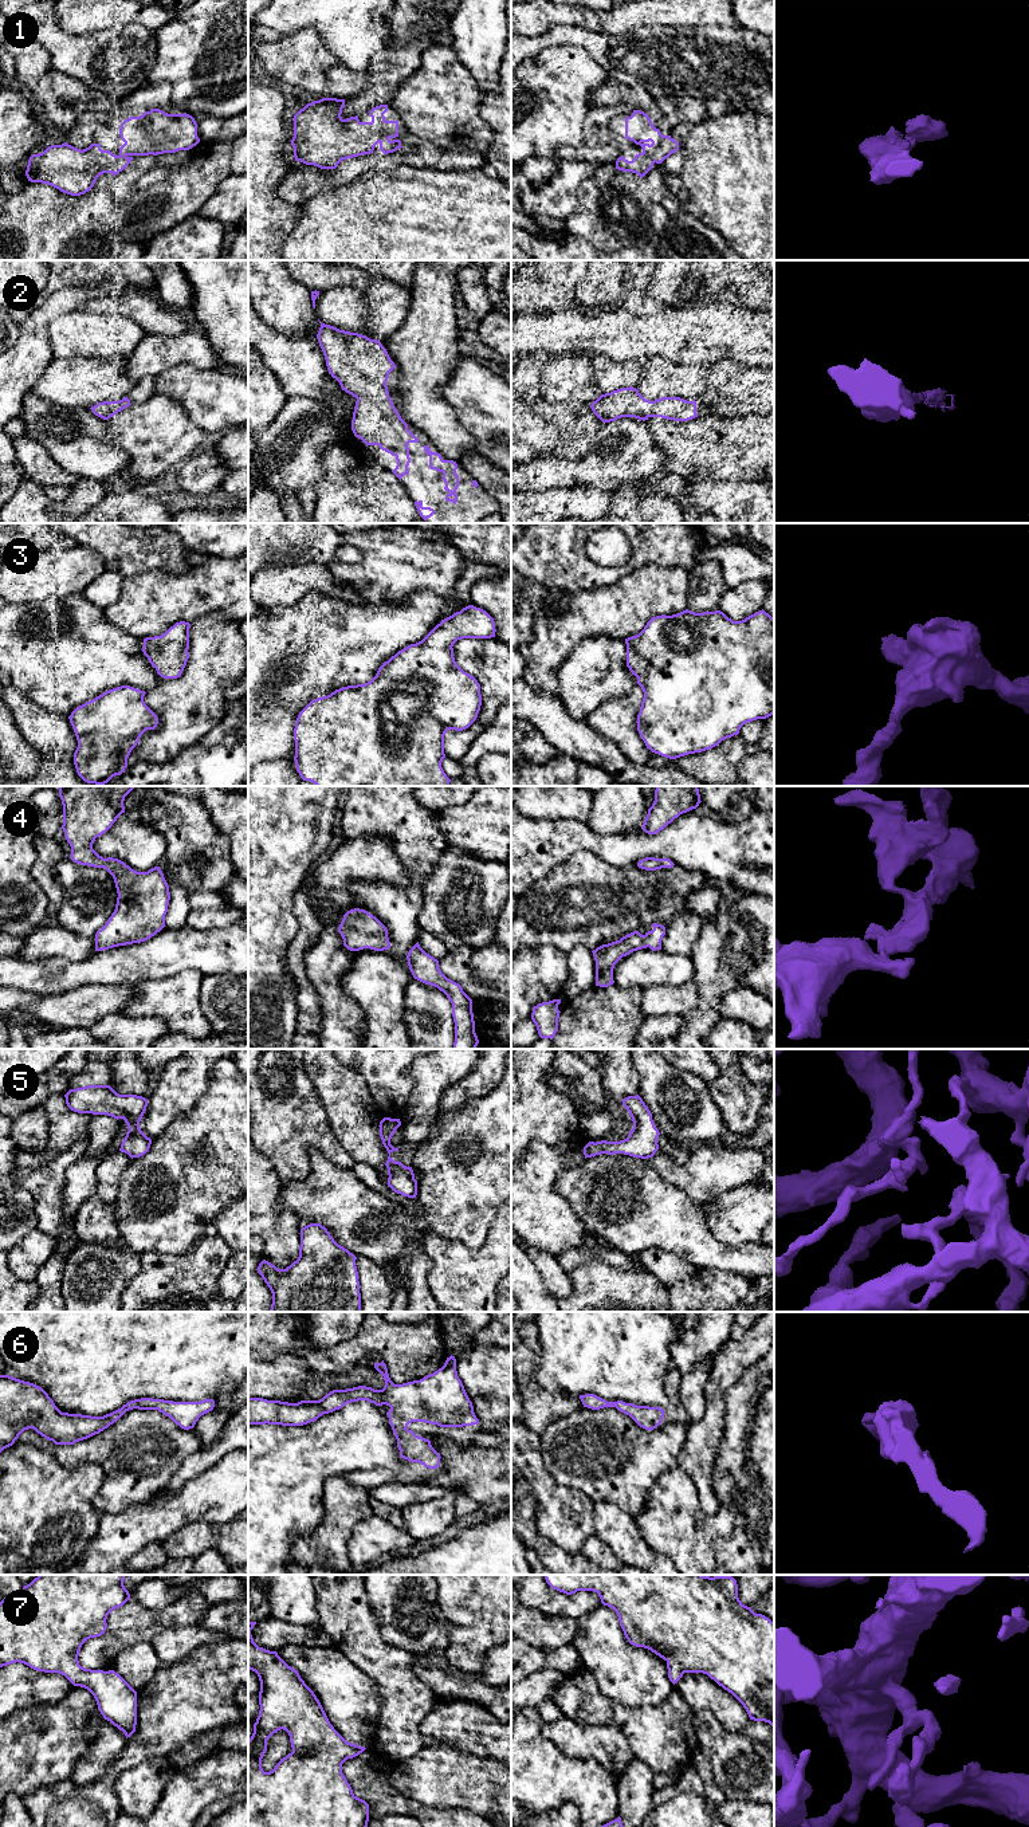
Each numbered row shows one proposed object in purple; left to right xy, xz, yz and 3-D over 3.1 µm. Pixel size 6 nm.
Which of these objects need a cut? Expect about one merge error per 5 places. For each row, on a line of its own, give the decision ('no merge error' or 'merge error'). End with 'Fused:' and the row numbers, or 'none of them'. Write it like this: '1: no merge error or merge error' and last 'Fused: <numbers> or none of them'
1: no merge error
2: no merge error
3: no merge error
4: no merge error
5: no merge error
6: no merge error
7: no merge error
Fused: none of them

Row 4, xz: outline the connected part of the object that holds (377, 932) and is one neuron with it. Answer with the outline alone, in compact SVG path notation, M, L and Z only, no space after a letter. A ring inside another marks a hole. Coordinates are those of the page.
M354 908L343 915L338 927L343 946L350 951L390 948L386 927L365 909Z

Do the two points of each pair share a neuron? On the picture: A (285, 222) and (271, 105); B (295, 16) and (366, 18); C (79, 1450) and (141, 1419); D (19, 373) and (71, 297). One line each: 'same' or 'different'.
A: same
B: same
C: same
D: same

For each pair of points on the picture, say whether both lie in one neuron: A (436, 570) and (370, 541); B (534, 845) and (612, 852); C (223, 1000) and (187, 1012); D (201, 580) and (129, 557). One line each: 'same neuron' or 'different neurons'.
A: same neuron
B: same neuron
C: different neurons
D: different neurons

